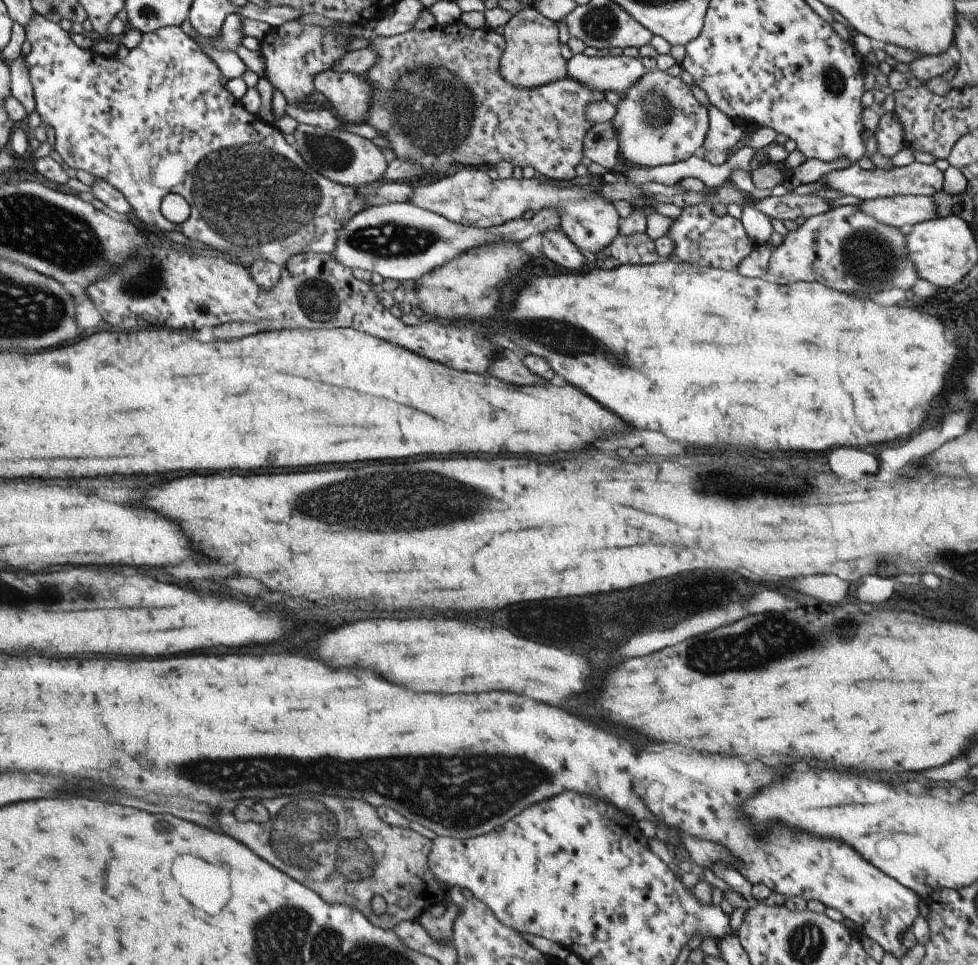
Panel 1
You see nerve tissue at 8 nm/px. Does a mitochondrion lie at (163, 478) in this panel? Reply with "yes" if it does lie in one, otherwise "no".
no

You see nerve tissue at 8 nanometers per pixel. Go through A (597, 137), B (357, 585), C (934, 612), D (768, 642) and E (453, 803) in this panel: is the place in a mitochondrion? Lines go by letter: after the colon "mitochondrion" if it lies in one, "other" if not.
A: other
B: other
C: other
D: mitochondrion
E: mitochondrion

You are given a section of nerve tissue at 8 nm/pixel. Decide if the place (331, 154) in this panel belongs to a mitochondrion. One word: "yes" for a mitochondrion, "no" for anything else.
yes

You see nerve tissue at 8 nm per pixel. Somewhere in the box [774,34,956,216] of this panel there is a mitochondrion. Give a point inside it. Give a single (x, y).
(835, 81)

